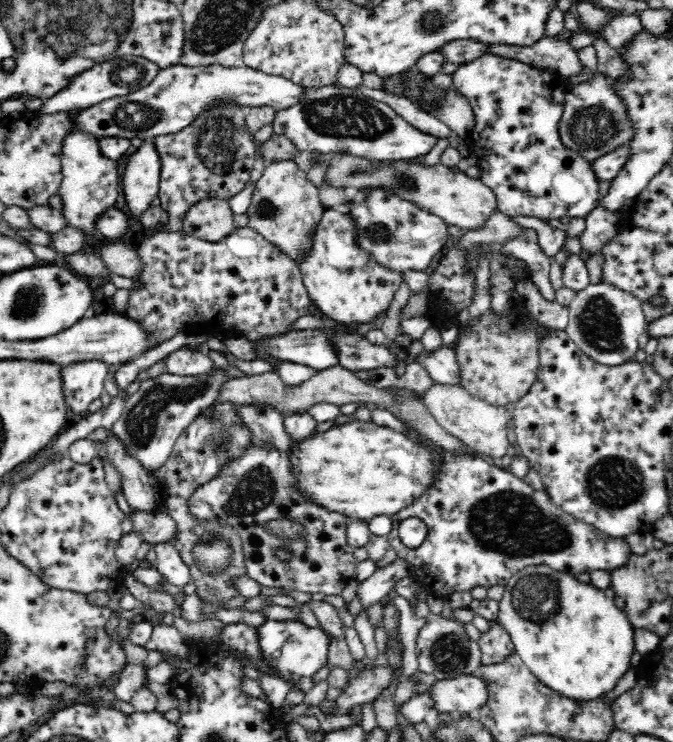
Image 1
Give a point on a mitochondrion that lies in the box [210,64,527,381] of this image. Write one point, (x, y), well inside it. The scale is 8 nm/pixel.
(339, 116)

